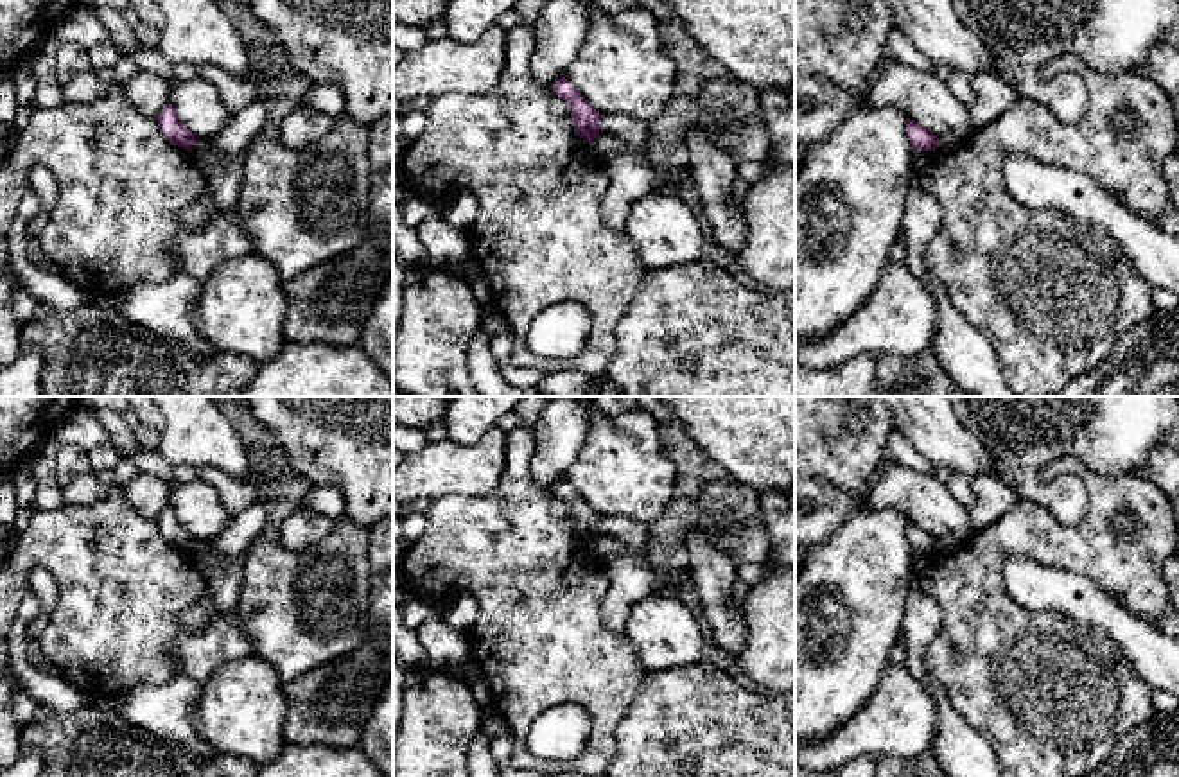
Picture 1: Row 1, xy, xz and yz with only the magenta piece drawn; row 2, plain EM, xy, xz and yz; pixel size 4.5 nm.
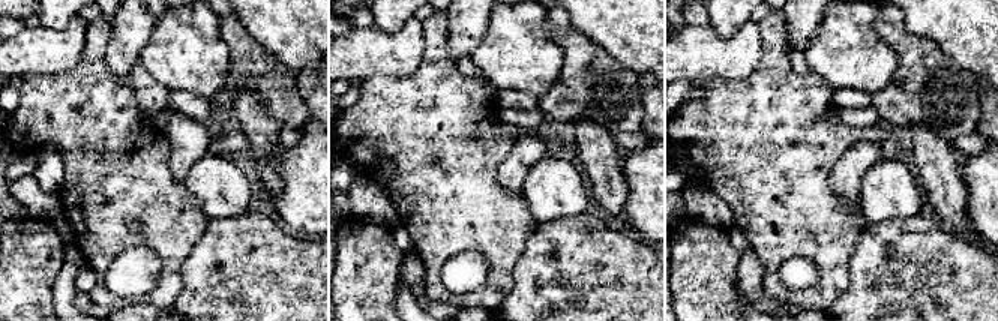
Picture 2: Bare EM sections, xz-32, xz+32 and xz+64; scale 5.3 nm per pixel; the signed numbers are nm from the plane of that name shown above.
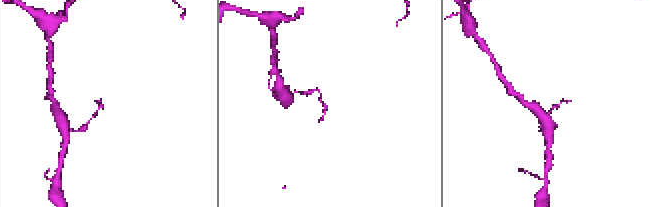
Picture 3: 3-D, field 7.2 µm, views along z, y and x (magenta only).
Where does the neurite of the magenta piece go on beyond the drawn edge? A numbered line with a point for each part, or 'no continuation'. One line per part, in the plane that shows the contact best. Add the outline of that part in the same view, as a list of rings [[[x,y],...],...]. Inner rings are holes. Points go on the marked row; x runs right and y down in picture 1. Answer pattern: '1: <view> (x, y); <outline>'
no continuation

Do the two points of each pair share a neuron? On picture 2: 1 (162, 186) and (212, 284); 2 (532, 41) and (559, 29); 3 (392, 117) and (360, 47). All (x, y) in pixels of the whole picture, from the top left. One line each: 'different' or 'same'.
1: different
2: different
3: different

